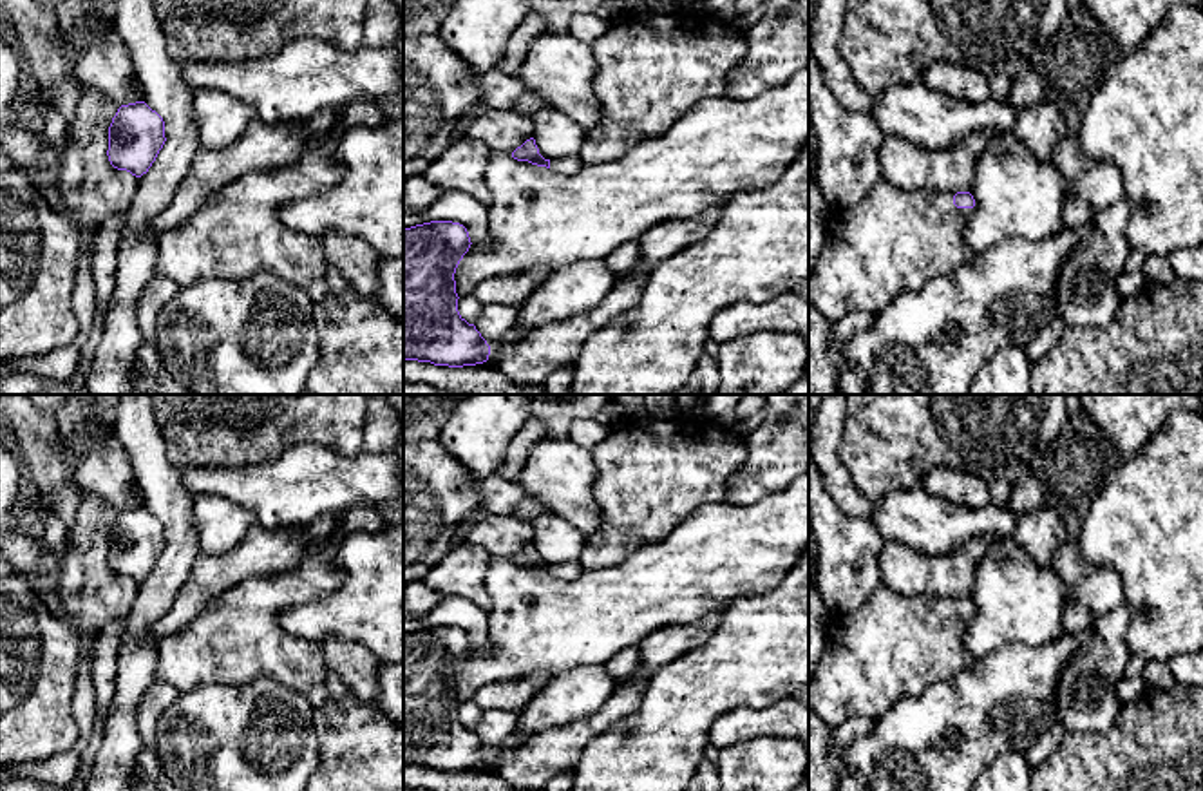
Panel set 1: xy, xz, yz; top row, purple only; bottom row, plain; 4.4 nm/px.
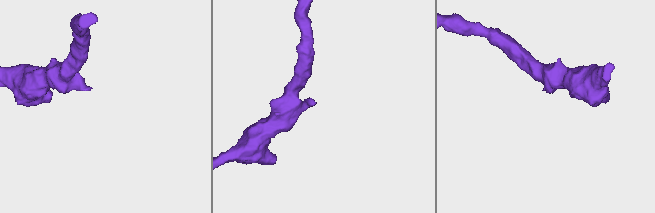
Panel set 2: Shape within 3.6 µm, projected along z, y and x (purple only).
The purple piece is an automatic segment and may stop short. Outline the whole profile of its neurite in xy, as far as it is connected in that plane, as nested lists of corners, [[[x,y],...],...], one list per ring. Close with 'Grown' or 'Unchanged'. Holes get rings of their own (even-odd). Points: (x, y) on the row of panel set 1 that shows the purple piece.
[[[145,101],[121,105],[109,127],[109,161],[136,177],[148,172],[163,148],[165,121]]]. Unchanged

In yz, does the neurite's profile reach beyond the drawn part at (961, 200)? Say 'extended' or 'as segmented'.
extended

